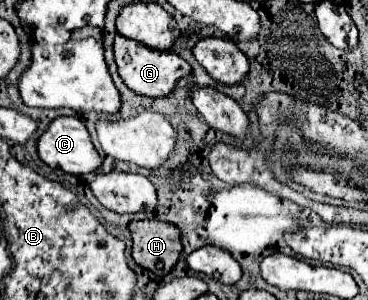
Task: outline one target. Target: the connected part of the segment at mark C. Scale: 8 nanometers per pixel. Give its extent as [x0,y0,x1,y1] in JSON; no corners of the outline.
[38,116,102,174]

